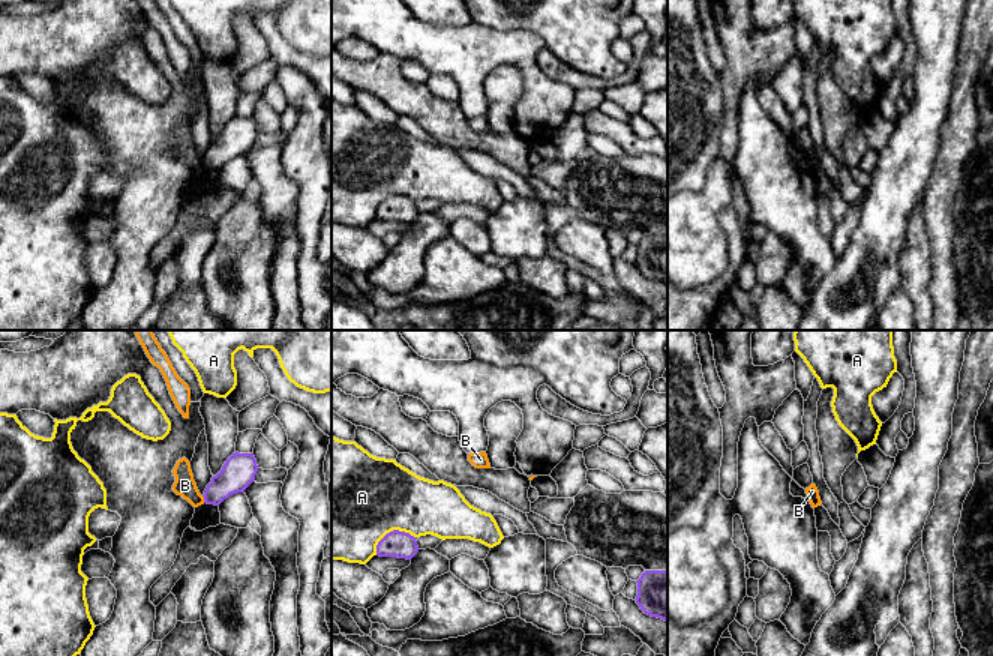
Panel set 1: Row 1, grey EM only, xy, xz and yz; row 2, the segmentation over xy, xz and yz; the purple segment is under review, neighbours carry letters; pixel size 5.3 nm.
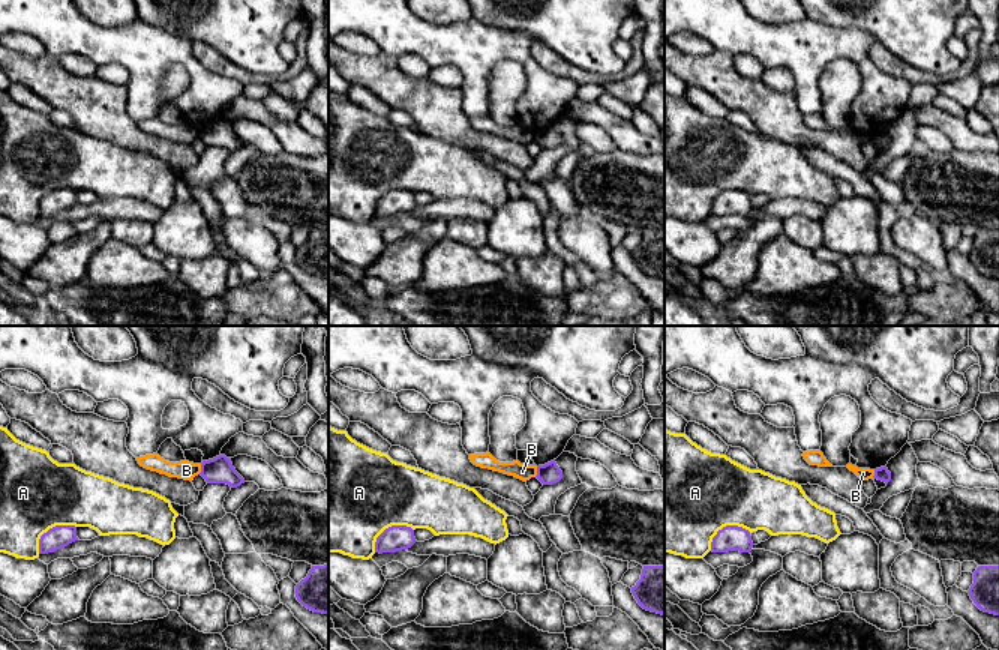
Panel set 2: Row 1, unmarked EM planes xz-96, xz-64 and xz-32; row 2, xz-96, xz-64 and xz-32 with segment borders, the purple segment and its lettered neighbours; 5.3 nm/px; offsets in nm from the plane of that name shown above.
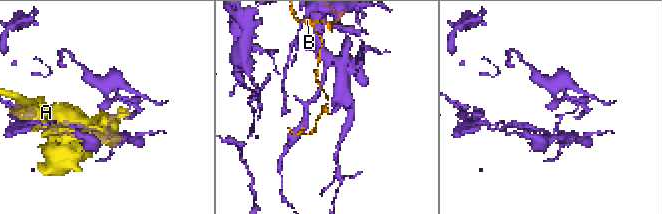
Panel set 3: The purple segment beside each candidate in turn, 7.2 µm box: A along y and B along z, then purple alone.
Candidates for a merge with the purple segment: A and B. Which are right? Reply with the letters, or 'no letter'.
no letter

